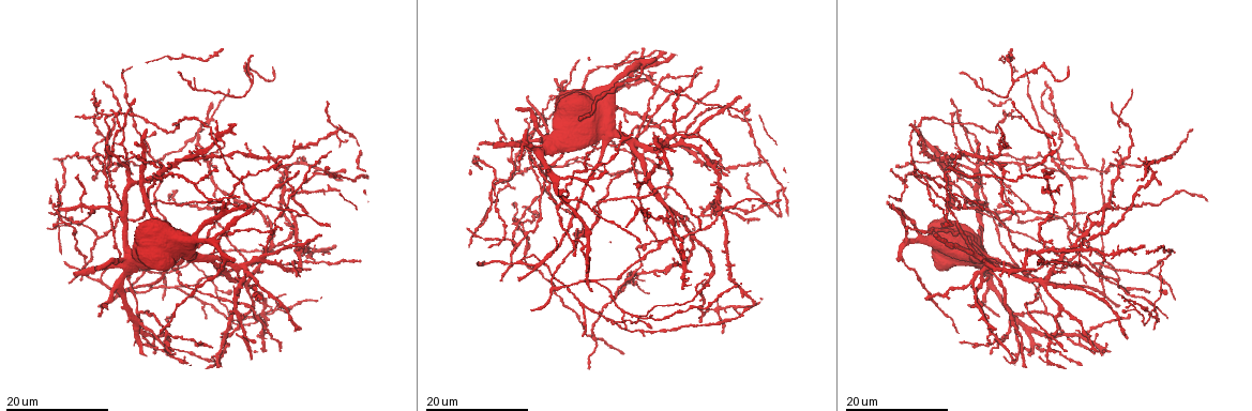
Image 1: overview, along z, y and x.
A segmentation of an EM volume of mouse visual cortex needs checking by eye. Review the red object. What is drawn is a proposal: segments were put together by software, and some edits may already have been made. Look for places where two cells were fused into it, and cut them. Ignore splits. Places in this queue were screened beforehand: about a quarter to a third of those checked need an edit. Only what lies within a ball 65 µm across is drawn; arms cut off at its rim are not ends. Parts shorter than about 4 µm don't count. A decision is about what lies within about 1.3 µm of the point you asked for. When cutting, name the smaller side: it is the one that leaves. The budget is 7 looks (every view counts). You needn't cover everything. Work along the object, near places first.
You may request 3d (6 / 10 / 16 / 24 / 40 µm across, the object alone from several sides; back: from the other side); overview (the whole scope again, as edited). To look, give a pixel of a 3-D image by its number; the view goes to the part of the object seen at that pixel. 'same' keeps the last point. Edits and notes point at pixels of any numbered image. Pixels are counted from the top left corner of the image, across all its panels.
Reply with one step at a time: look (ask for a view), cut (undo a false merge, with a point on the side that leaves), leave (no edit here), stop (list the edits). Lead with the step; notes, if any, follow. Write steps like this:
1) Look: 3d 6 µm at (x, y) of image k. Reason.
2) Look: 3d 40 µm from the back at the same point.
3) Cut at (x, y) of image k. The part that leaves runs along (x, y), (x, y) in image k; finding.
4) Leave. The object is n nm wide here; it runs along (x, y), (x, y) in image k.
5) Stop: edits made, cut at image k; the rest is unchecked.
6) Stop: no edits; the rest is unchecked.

Look: 3d 24 µm at (290, 214) of image 1. Three-way junction.

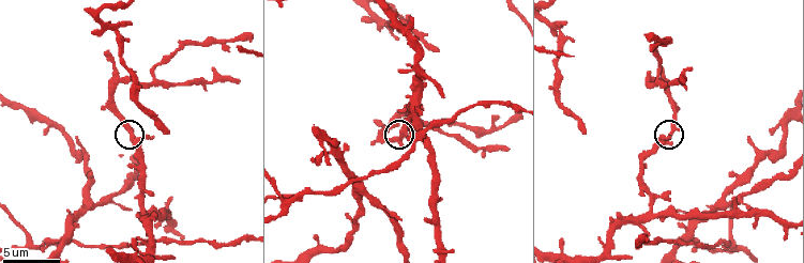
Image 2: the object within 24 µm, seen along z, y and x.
Look: 3d 10 µm at (403, 137) of image 2.

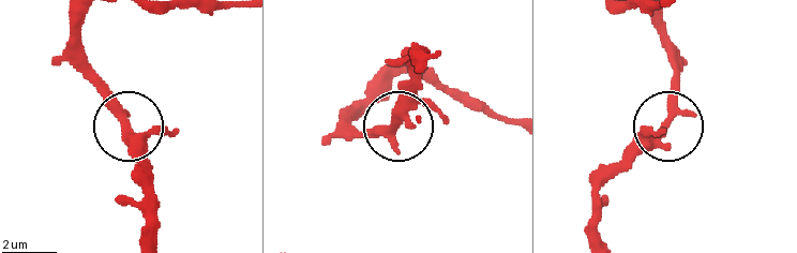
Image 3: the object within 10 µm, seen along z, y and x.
Leave. 3 arms meet here; it runs along (154, 238), (145, 148), (66, 61) in image 3; all the same cell.

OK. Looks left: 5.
Look: 3d 24 µm at (584, 309) of image 1. Three-way junction.

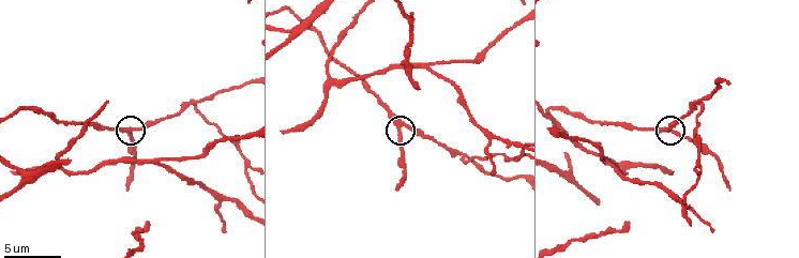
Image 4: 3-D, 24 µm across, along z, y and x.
Look: 3d 6 µm at (663, 129) of image 4.

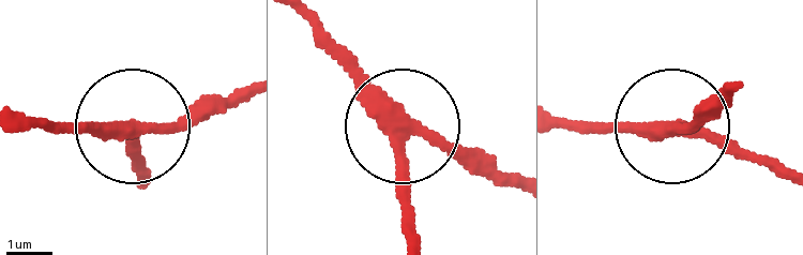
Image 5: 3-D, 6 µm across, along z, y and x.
Leave. The object is 290 nm wide here; it runs along (26, 115), (130, 126), (130, 161) in image 5; continuous, no second cell.

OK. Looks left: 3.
Look: 3d 10 µm at (607, 164) of image 4. Three-way junction.

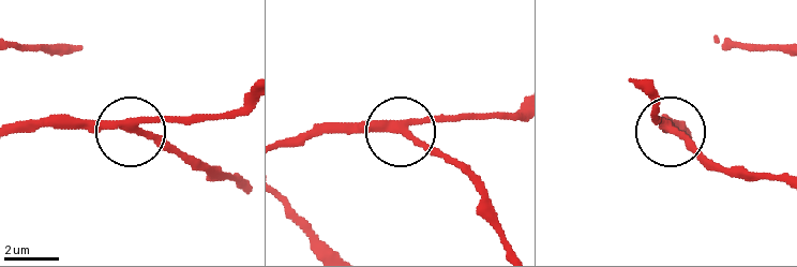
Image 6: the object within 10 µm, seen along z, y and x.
Leave. The object is 230 nm wide here; it runs along (644, 95), (710, 169) in image 6; continuous, no second cell.

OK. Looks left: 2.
Stop: no edits; the rest is unchecked.

